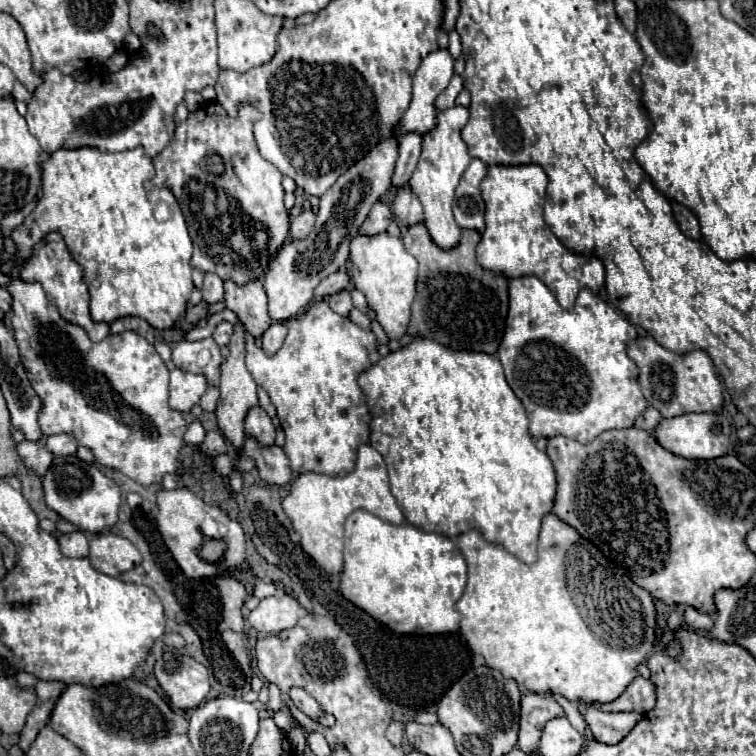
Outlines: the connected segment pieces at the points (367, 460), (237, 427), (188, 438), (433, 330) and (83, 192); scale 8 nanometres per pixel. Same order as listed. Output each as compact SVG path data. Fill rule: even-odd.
M361 444L357 450L357 466L347 476L301 474L293 480L289 496L283 500L283 510L293 522L295 532L301 536L301 548L315 560L327 574L343 570L343 524L353 510L367 510L391 524L403 524L403 512L389 490L387 466L383 456L371 446Z
M235 326L235 334L231 336L229 342L229 358L221 364L221 380L219 380L219 400L217 400L217 408L215 408L215 416L217 416L217 424L225 436L225 440L235 448L243 448L243 440L245 440L245 430L243 430L243 420L247 416L247 412L257 406L257 384L253 380L253 376L249 374L247 366L245 366L245 330L241 326Z
M197 420L191 422L183 438L185 438L183 442L185 442L187 446L201 446L201 442L203 442L203 438L205 438L205 430L203 430L201 422L197 422Z
M415 224L407 230L407 234L403 236L403 244L407 252L419 262L417 296L413 302L409 324L409 334L413 338L431 338L445 348L455 350L483 352L491 356L497 354L509 308L509 280L477 264L475 248L479 240L481 234L477 230L463 230L459 246L451 250L441 250L433 244L425 224Z
M97 148L53 152L49 160L43 162L43 194L37 200L35 210L23 220L21 226L11 232L11 238L19 248L19 262L31 256L33 244L43 240L47 232L57 230L63 234L73 258L81 262L85 270L85 284L91 296L89 308L95 322L111 324L123 316L139 316L157 330L171 328L175 320L185 314L194 288L191 278L193 269L189 264L193 244L175 196L165 188L145 190L145 182L153 178L153 174L153 162L145 156L143 148L133 148L117 154L101 152ZM159 202L167 202L171 210L171 216L163 222L155 218L155 206Z

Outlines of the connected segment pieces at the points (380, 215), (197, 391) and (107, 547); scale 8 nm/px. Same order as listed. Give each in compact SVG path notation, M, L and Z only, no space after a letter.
M375 202L369 216L367 216L367 220L361 224L359 230L363 232L363 236L375 236L379 232L385 232L389 222L391 222L389 206L383 204L383 202Z
M175 368L171 372L171 384L169 384L169 406L177 412L187 412L191 410L191 406L199 402L205 390L207 390L207 378L203 374L183 372L181 368Z
M101 532L89 536L91 566L109 576L121 576L141 564L141 552L123 536Z

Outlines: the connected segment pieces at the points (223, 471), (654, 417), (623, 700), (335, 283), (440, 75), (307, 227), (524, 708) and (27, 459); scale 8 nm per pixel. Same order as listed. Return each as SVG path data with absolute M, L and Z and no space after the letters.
M221 454L221 456L217 456L217 458L213 460L213 466L215 466L215 472L219 472L221 476L227 476L227 474L231 472L231 468L233 468L233 458L225 458L225 456Z
M647 408L639 418L637 418L637 422L635 422L635 426L637 428L641 428L641 430L645 430L645 432L649 432L649 434L653 434L653 430L657 428L657 424L659 424L659 420L661 420L663 416L655 410L655 408Z
M637 676L627 690L609 704L591 704L603 712L639 712L647 714L655 706L655 684L643 676Z
M335 272L327 276L327 280L321 280L319 288L315 288L315 298L325 298L331 294L337 294L349 286L349 276L345 272Z
M447 50L431 52L415 72L411 104L403 118L399 120L397 132L409 134L427 134L437 124L435 98L447 88L453 76L453 58Z
M303 210L297 218L291 220L291 236L295 240L307 238L313 228L315 228L315 214L311 210Z
M527 692L521 698L521 728L517 746L527 754L537 752L543 726L557 716L565 716L565 712L553 696Z
M23 440L21 444L17 444L17 454L21 456L23 464L33 470L35 474L43 476L53 460L53 454L43 446L43 442L27 442Z

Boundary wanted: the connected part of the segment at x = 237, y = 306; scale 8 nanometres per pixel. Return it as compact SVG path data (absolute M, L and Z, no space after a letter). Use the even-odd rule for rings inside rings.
M225 280L225 306L243 320L245 328L255 338L259 338L273 322L267 314L267 294L261 280L253 280L245 286Z

